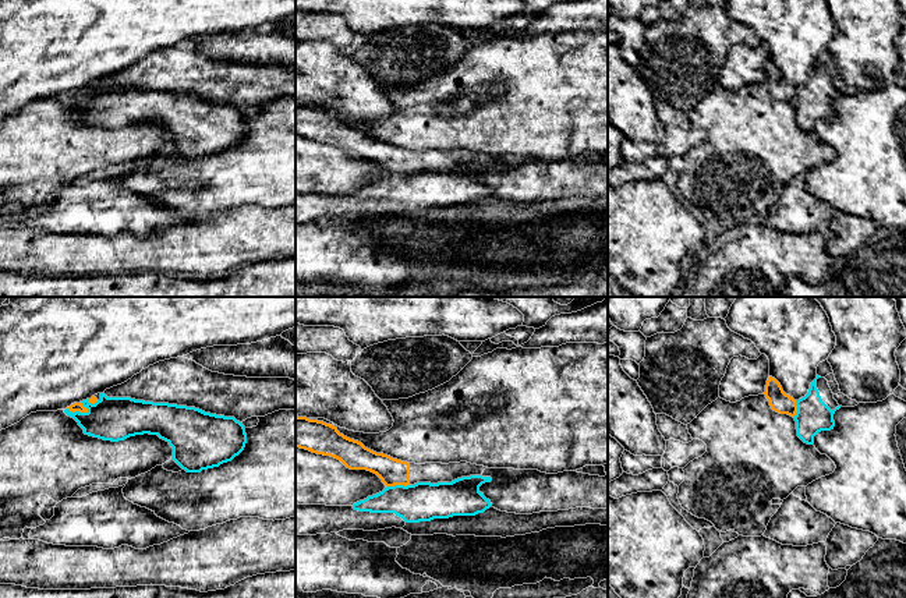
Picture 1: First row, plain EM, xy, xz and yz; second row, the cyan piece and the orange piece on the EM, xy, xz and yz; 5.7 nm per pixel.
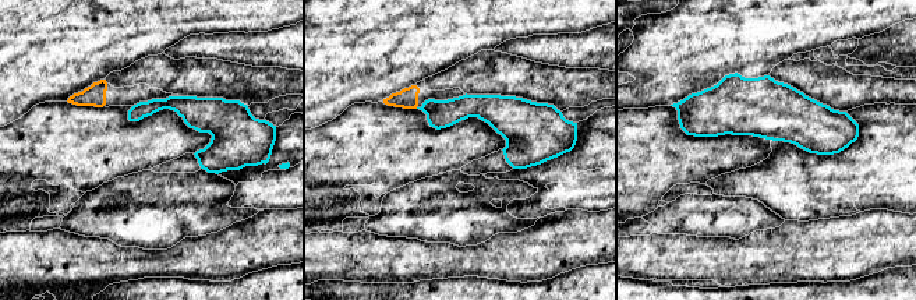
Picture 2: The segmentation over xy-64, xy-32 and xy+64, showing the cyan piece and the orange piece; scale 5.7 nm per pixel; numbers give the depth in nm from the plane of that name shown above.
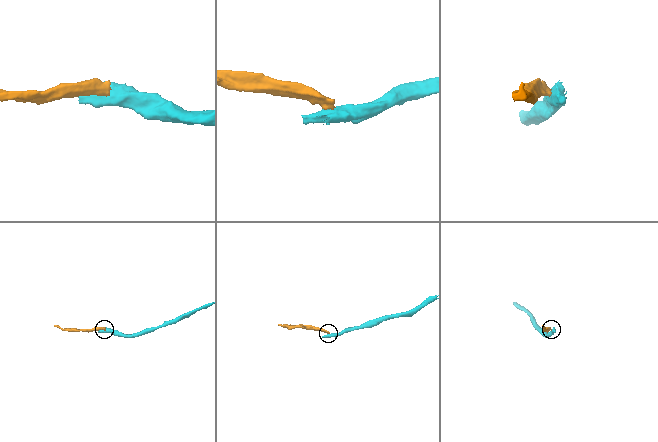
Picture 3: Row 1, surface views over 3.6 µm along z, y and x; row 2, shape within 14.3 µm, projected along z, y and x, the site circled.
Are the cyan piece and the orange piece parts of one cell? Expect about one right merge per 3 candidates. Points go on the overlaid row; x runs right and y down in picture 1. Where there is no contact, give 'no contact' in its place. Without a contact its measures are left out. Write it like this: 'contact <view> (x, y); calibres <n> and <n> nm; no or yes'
contact xy (78, 411); calibres 260 and 50 nm; no

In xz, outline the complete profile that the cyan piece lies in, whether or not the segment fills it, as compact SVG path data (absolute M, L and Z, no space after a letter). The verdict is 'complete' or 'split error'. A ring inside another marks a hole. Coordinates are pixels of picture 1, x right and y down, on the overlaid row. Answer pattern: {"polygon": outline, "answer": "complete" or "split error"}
{"polygon": "M470 475L452 482L394 485L353 506L295 503L295 535L378 531L433 519L475 516L492 506L479 492L479 486L491 481L491 477Z", "answer": "split error"}

